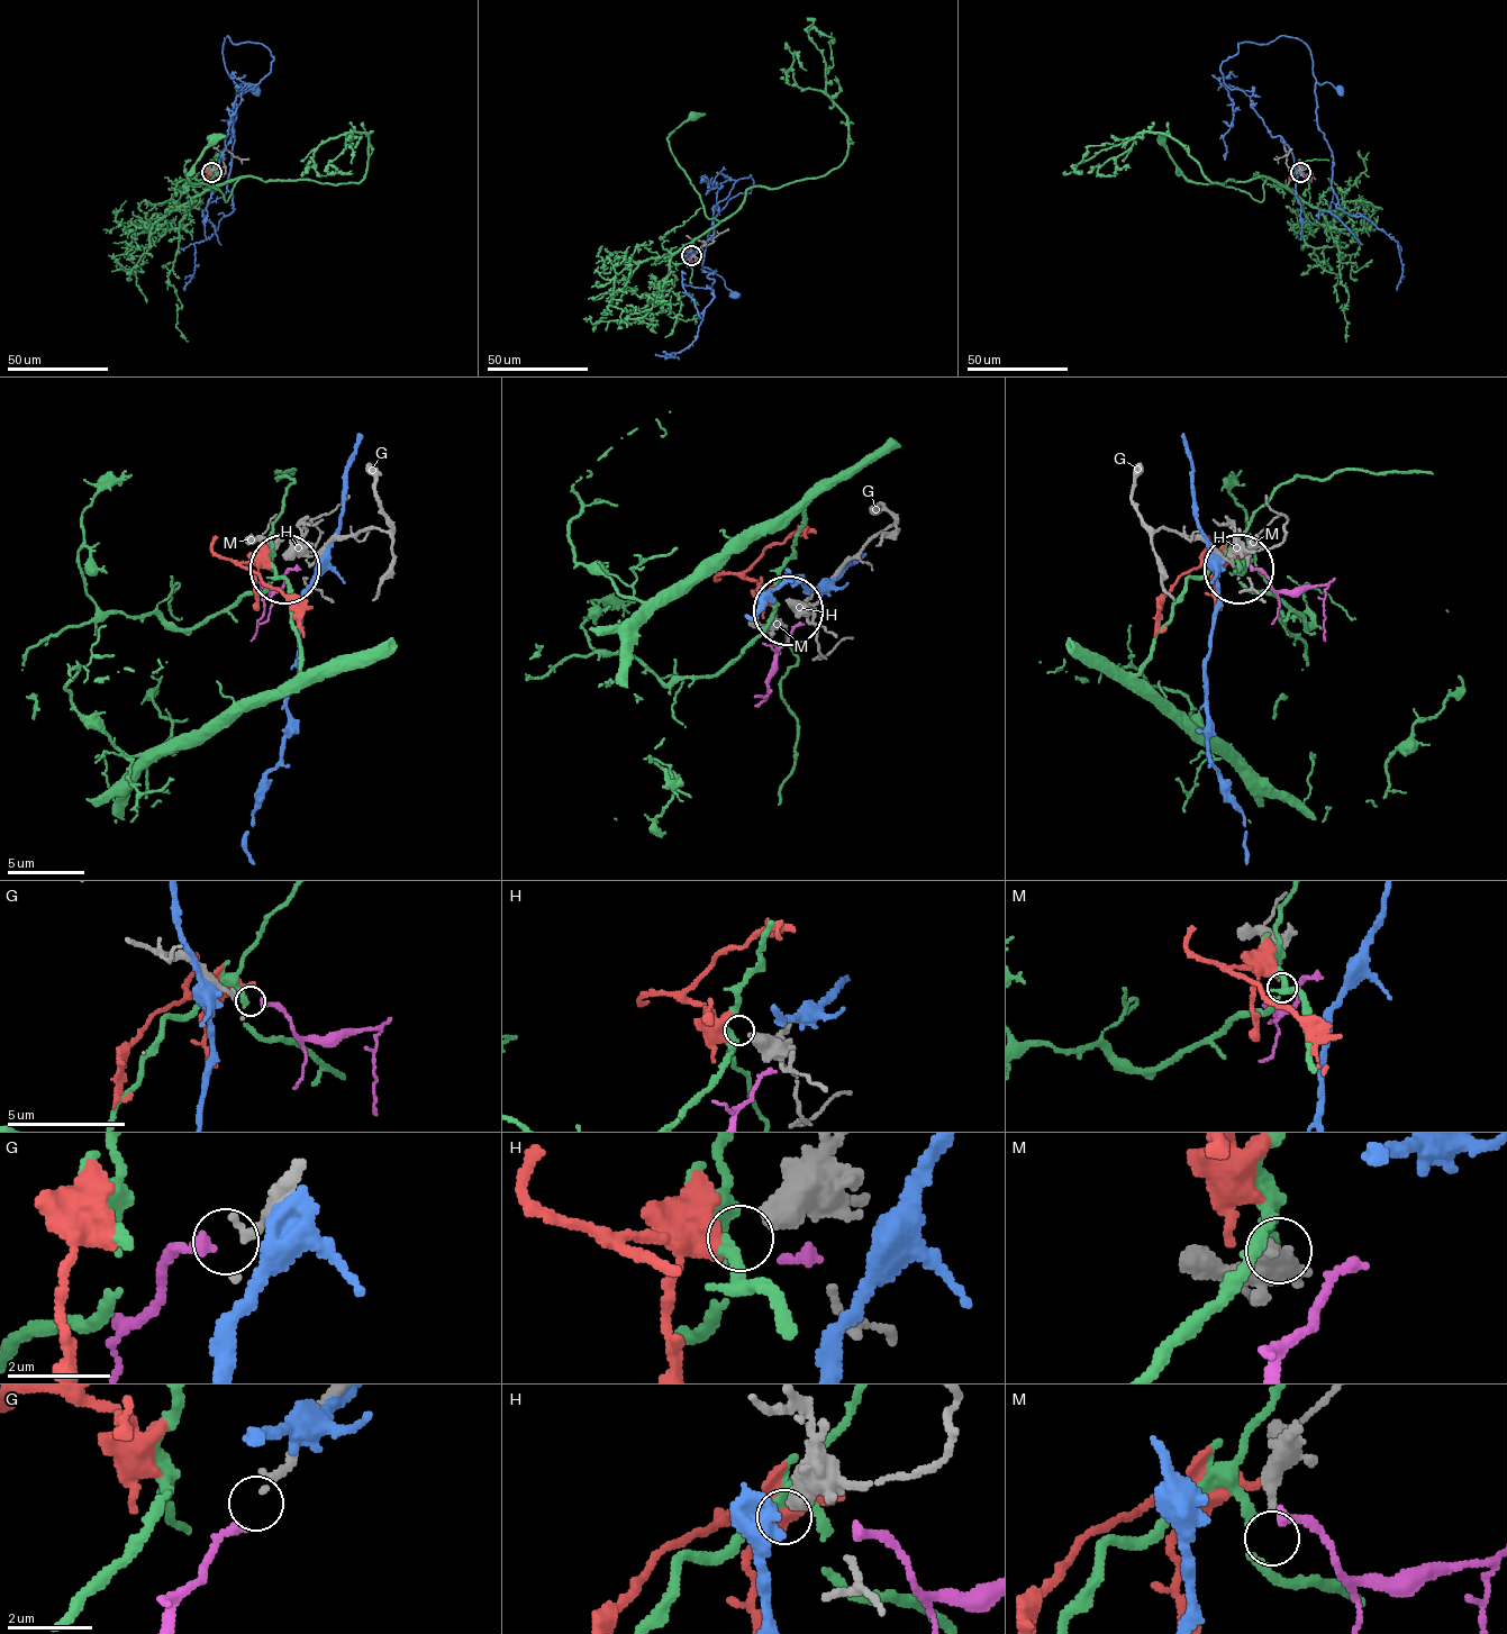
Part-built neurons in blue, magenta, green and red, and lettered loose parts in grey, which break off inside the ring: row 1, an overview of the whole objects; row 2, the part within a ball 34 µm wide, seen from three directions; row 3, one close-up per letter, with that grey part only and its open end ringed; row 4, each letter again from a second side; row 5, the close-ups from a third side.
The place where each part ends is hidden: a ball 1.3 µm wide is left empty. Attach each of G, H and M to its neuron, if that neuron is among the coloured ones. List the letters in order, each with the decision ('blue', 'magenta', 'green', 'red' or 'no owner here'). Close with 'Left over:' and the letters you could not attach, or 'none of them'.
G: magenta
H: red
M: no owner here
Left over: M

